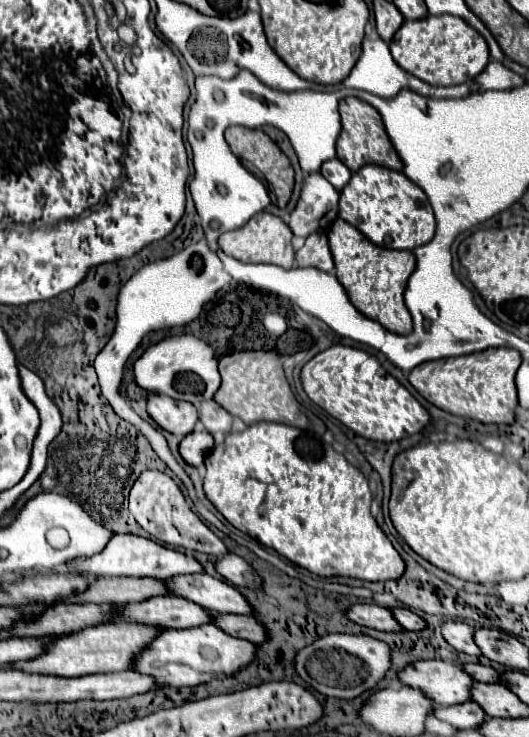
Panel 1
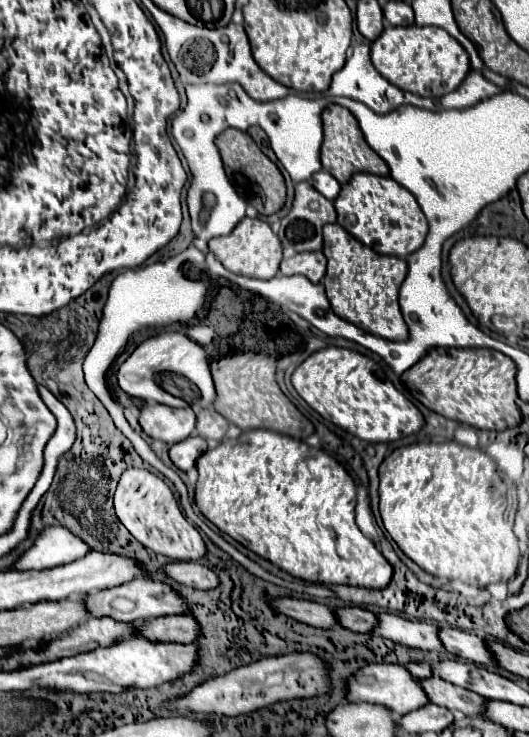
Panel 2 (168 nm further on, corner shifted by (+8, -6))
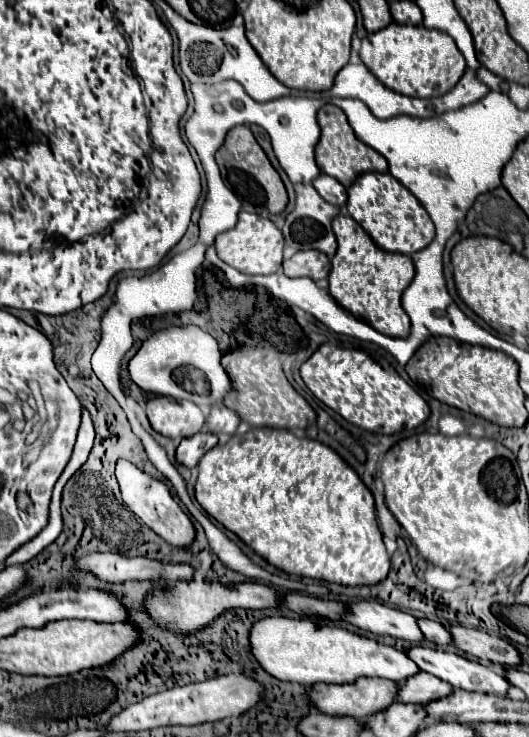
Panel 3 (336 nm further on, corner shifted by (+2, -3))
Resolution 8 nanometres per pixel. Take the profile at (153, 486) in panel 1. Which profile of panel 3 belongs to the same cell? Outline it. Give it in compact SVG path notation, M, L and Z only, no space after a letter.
M119 460L117 462L117 482L119 482L119 490L121 490L121 498L123 504L149 528L153 530L159 538L163 538L167 544L177 546L177 548L187 548L187 544L191 544L191 540L195 540L195 528L191 518L179 508L179 504L173 500L169 486L153 476L149 476L147 472L139 470L135 464L127 462L127 460Z

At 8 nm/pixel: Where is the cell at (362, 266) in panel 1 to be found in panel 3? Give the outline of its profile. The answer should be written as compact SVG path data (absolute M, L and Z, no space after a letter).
M337 216L333 220L333 232L339 248L331 260L329 294L353 316L369 322L377 332L405 338L409 334L409 316L401 306L401 294L413 280L413 260L405 254L377 248L371 236L367 236L367 232L363 232L363 228L359 228L359 224L349 216Z

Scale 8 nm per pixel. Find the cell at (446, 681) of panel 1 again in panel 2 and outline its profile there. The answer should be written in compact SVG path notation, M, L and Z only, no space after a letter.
M369 663L365 667L361 667L359 671L355 671L349 679L347 679L347 693L345 699L355 703L373 703L373 705L385 705L393 717L401 717L417 707L423 707L425 703L429 703L429 699L425 699L421 687L417 687L417 679L413 679L409 675L409 671L405 671L405 667L401 665L385 665L385 663Z

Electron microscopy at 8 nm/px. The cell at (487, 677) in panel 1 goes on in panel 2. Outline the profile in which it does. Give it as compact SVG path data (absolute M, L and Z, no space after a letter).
M405 663L403 665L413 677L417 679L425 679L425 677L431 677L433 673L429 671L429 663Z

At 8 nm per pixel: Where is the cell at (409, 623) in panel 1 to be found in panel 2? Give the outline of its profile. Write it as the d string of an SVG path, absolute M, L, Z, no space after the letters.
M337 607L333 609L337 615L337 625L341 623L343 629L349 629L349 631L363 631L367 633L371 629L371 621L373 621L373 613L367 611L367 609L361 609L361 607Z

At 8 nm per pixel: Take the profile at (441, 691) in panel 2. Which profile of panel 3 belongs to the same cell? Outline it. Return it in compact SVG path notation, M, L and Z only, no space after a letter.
M417 672L415 676L399 684L397 700L413 704L429 704L431 700L441 700L451 692L453 688L449 684L443 684L443 680L435 680L435 676L431 676L429 672Z

